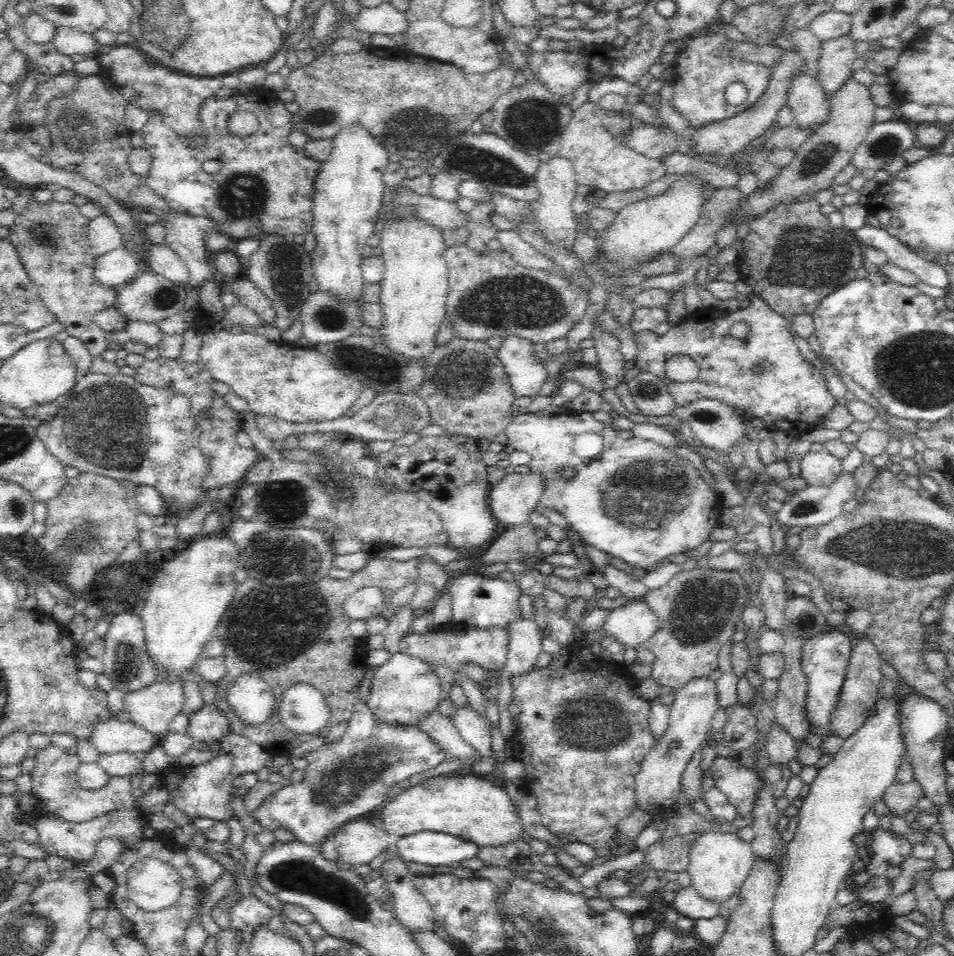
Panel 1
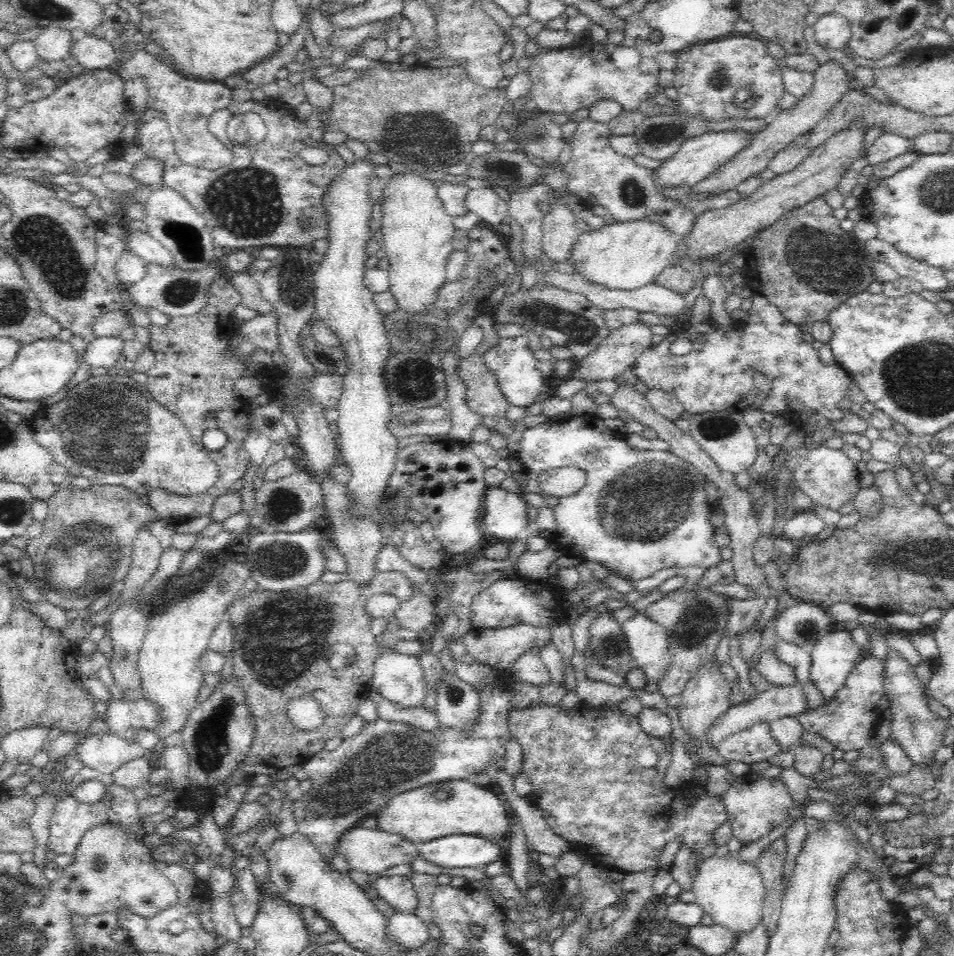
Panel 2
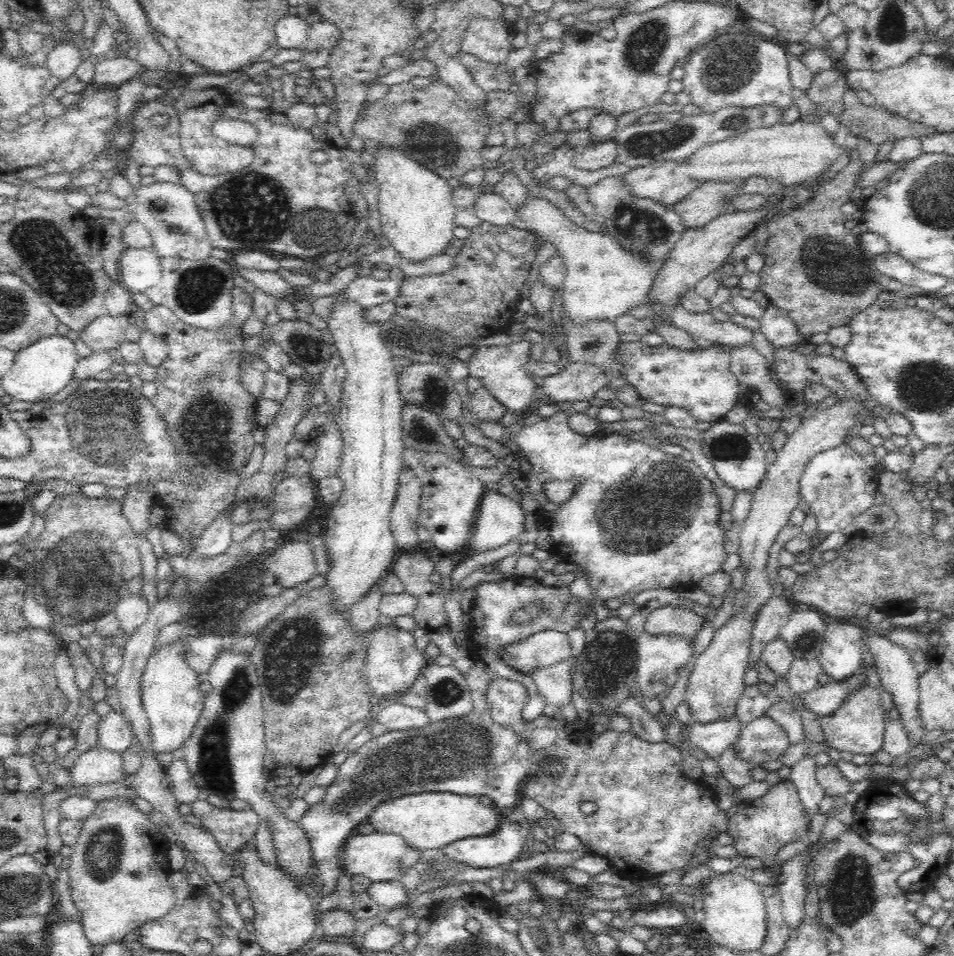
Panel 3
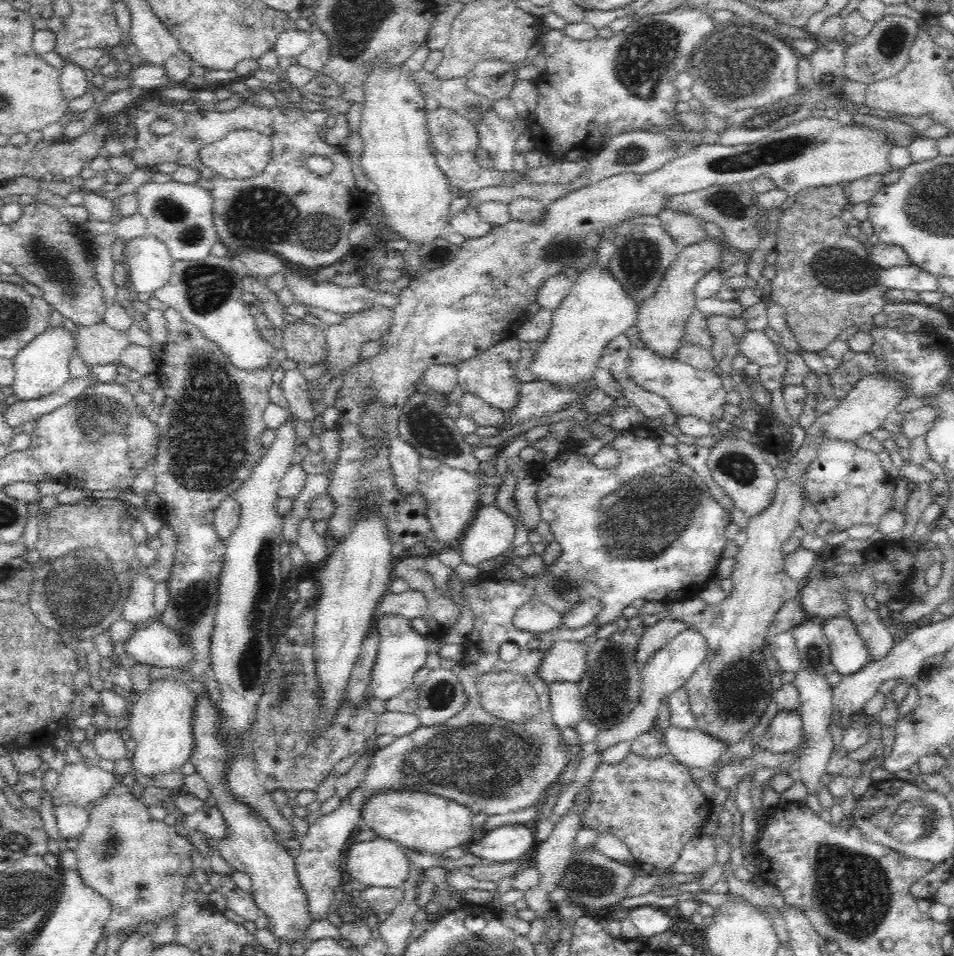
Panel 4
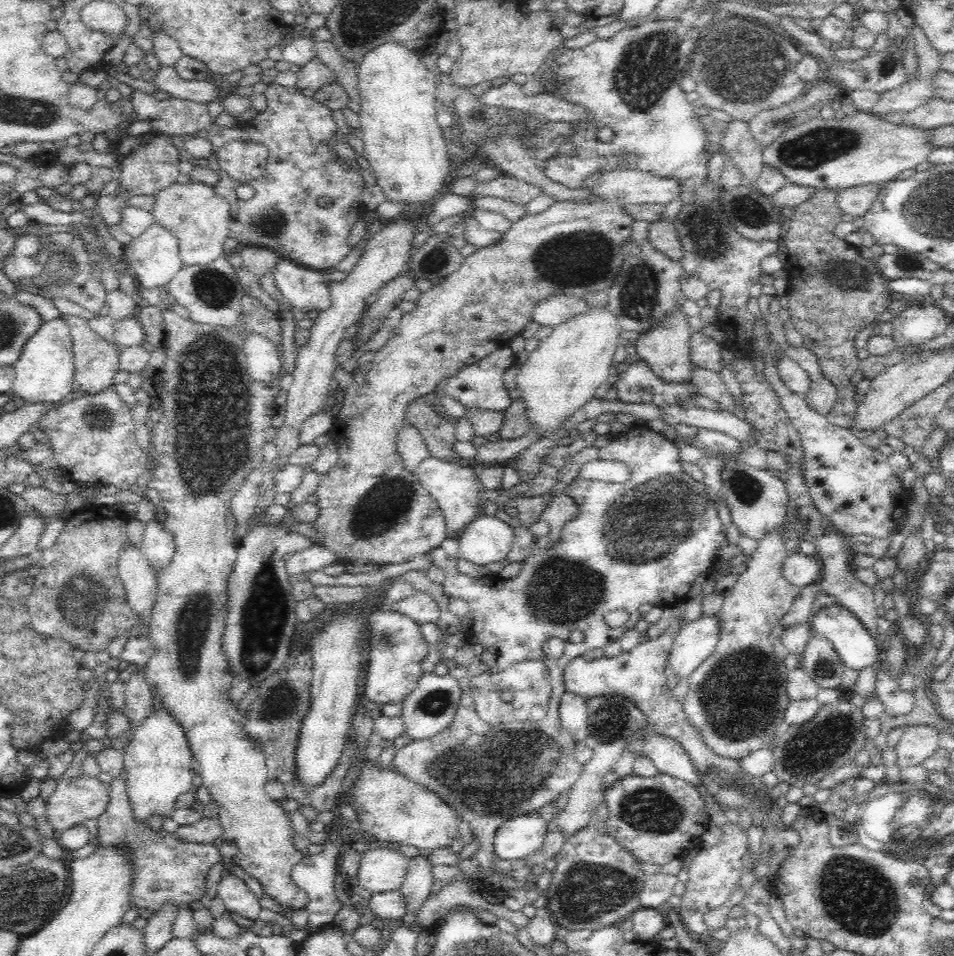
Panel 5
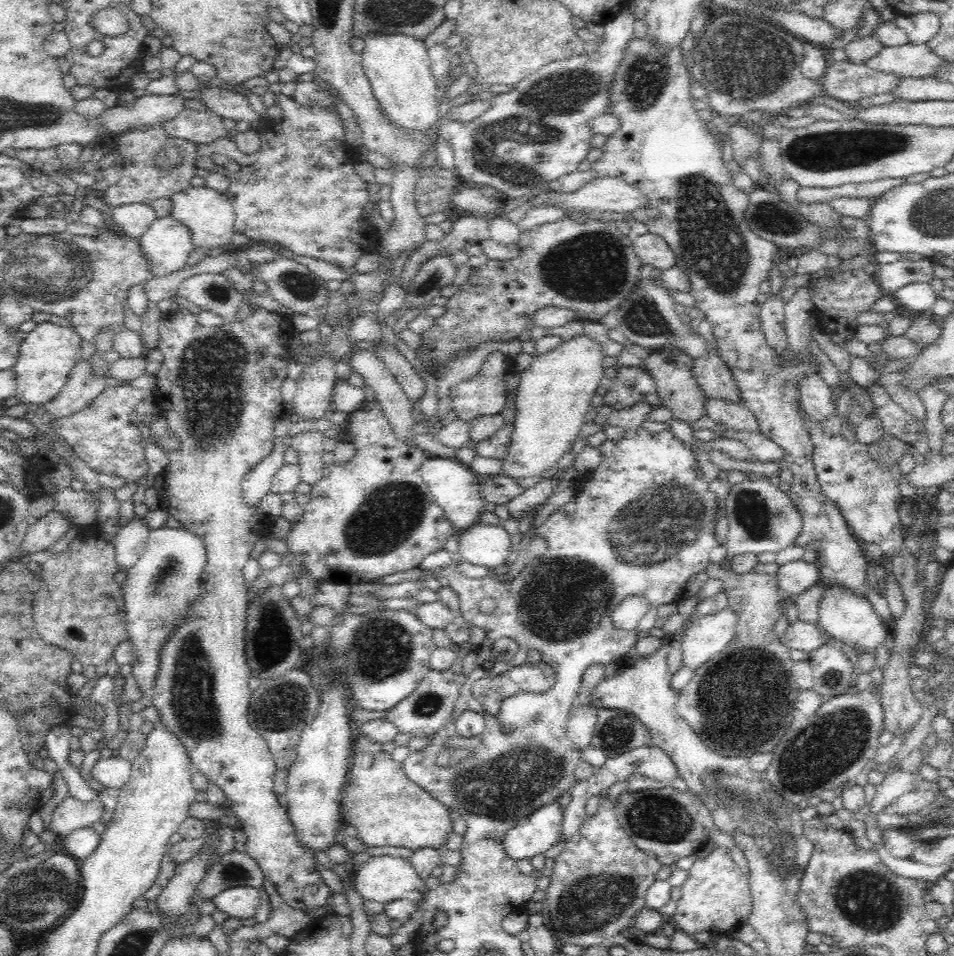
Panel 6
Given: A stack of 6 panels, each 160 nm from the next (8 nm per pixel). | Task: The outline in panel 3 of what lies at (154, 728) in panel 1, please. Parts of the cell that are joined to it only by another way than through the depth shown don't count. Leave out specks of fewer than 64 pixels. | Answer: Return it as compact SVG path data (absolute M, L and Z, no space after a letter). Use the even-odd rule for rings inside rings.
M113 709L101 719L97 731L97 745L109 752L122 755L131 744L132 731L122 713Z

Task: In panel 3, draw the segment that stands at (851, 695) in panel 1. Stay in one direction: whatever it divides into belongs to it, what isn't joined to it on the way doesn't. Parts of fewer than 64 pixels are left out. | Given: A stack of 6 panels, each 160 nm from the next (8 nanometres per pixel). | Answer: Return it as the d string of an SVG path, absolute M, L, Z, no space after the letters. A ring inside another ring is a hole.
M868 684L864 690L854 694L840 708L829 715L818 718L822 732L826 735L826 744L842 752L852 755L876 755L883 750L884 744L884 722L886 712L882 709L880 694L882 690L875 690Z

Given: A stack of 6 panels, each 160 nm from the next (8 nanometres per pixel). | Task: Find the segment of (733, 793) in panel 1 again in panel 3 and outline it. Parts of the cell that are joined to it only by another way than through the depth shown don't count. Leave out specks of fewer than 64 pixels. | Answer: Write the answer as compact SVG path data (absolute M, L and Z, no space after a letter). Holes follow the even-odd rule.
M782 781L770 787L762 798L750 802L742 802L740 806L729 810L726 832L733 838L733 844L741 857L755 856L762 861L764 868L772 868L778 876L785 862L778 862L778 851L790 842L802 840L810 831L810 816L801 805L797 788L792 781Z

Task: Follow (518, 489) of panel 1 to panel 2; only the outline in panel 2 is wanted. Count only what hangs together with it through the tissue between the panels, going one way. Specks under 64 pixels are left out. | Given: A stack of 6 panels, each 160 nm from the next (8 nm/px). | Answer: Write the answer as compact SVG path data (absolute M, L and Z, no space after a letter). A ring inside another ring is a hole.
M489 487L480 515L482 538L491 542L514 539L525 542L531 535L526 506L522 492Z

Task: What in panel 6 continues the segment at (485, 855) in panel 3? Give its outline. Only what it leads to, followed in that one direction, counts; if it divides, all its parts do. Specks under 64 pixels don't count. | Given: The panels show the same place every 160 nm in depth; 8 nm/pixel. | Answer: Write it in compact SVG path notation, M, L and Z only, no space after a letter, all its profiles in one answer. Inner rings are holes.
M558 801L537 808L511 828L504 837L506 854L521 864L544 854L560 841L564 809Z

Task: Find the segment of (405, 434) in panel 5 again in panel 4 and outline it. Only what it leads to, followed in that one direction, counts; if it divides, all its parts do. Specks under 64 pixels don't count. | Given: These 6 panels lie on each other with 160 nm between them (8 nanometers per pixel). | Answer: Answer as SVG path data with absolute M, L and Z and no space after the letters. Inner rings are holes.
M399 435L389 444L389 456L392 472L395 474L396 486L403 494L417 492L420 459L423 457L411 444L402 440Z

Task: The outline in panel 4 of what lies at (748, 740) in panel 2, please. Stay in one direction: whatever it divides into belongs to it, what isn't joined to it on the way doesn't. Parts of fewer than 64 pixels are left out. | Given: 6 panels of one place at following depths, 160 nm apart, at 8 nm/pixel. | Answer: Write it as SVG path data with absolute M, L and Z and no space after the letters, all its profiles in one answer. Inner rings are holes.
M782 710L772 719L766 738L756 750L770 750L774 753L790 753L797 748L803 734L801 710Z

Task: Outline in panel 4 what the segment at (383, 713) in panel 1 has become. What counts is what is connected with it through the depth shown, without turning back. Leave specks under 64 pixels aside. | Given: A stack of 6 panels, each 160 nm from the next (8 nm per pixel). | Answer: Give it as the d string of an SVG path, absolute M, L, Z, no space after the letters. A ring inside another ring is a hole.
M377 615L374 619L380 641L378 644L375 664L371 671L369 685L369 698L380 698L389 701L398 694L414 687L414 680L418 670L421 670L429 655L431 645L427 643L426 636L418 634L412 622L405 617L392 615Z

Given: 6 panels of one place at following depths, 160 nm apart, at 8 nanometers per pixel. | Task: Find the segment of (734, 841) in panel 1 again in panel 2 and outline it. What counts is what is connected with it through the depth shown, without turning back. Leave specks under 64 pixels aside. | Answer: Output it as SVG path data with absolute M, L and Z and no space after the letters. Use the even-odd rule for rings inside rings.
M720 847L711 857L705 857L704 862L697 865L695 877L692 884L692 893L696 895L695 902L700 905L704 914L711 916L714 925L726 928L726 931L732 932L738 938L744 933L752 932L760 924L765 900L765 887L755 864L740 863L732 857L732 853L727 847Z

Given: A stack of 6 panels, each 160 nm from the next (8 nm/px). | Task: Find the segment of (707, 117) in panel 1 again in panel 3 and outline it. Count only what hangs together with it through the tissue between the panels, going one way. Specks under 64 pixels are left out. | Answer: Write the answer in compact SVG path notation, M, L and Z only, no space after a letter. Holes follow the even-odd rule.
M733 28L718 34L703 47L696 49L684 62L685 75L681 80L683 91L690 95L691 102L706 114L730 107L754 108L773 104L788 108L794 102L790 78L790 55L786 49L768 41L756 31Z

